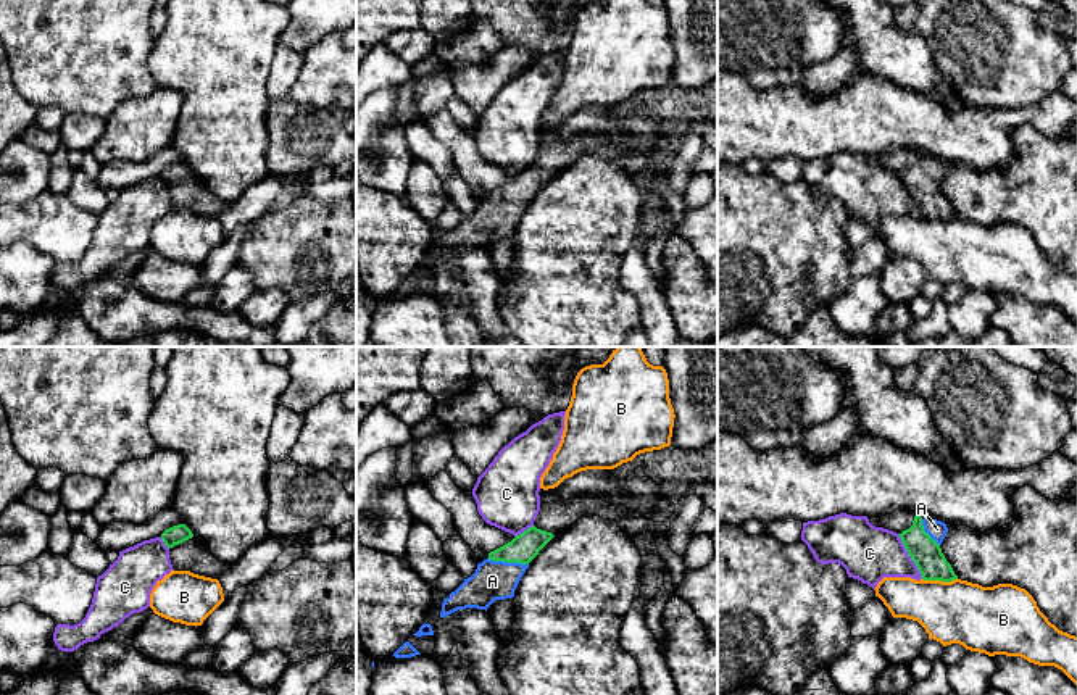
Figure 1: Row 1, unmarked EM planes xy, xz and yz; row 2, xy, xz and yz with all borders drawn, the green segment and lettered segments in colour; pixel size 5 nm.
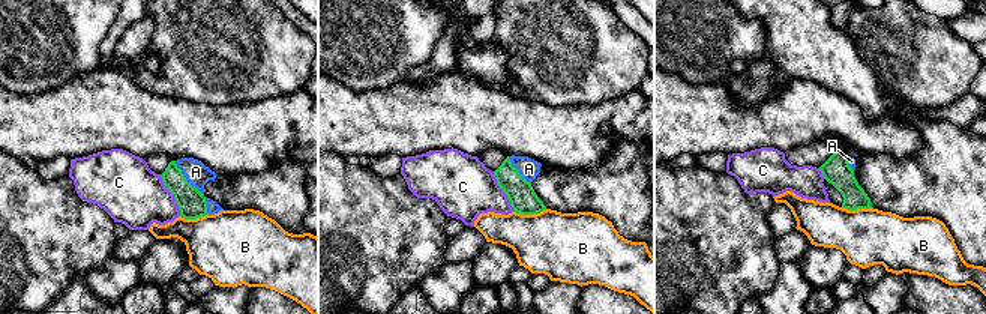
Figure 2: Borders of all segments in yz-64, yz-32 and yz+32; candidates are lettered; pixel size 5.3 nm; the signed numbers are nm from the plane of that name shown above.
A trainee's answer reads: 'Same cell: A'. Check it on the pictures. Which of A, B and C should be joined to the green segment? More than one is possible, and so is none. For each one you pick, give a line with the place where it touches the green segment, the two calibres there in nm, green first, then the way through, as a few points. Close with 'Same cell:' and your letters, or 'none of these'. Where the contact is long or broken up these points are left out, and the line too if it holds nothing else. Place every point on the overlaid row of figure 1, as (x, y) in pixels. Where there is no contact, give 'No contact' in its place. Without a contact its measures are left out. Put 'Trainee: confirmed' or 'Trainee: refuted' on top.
Trainee: confirmed
A: Touches green at xz (508, 561). Thickness 150 nm (green) against 190 nm. Path across: xz (523, 549), (508, 561), (492, 581)
Same cell: A

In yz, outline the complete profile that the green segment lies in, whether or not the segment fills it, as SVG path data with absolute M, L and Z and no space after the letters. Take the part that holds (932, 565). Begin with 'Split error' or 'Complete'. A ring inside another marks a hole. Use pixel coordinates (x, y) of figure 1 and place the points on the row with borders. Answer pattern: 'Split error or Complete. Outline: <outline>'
Split error. Outline: M914 516L913 526L898 534L924 581L951 582L958 579L940 548L946 532L945 522Z

